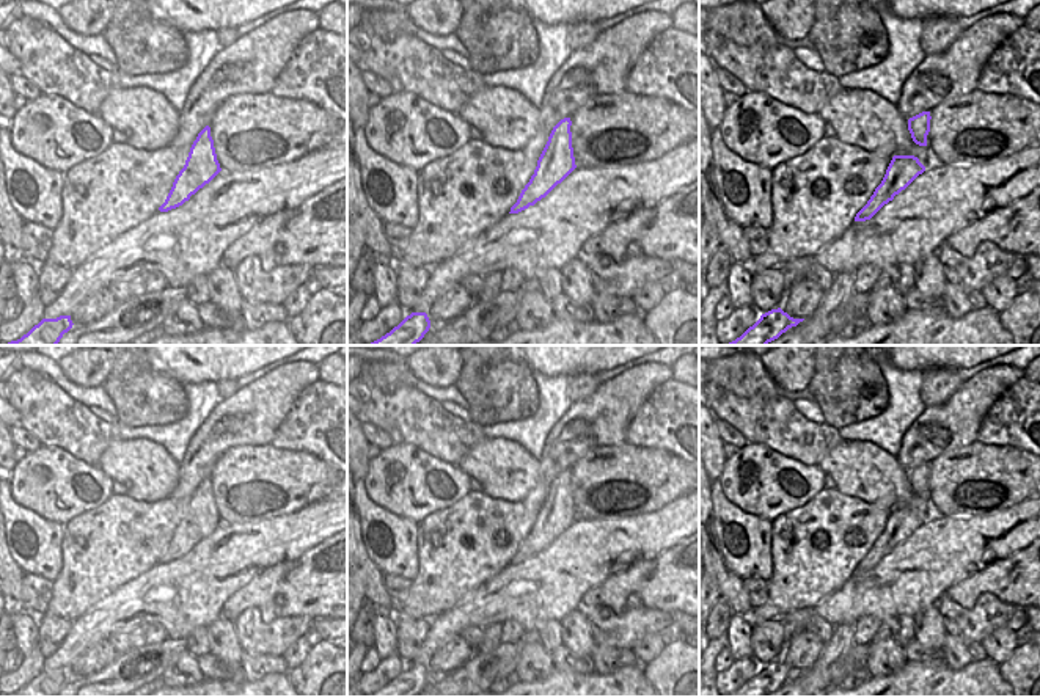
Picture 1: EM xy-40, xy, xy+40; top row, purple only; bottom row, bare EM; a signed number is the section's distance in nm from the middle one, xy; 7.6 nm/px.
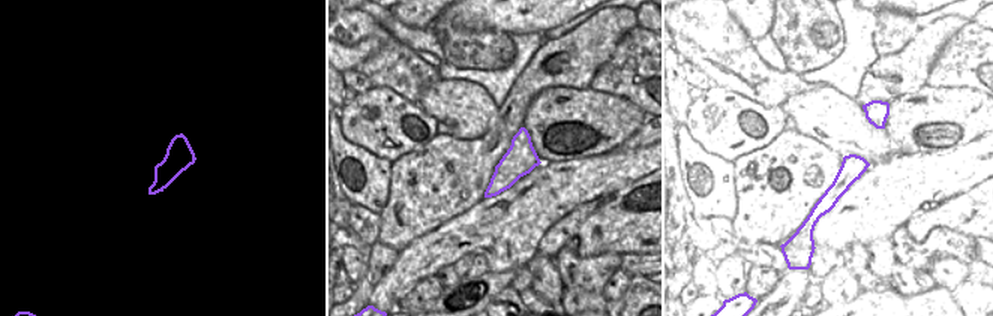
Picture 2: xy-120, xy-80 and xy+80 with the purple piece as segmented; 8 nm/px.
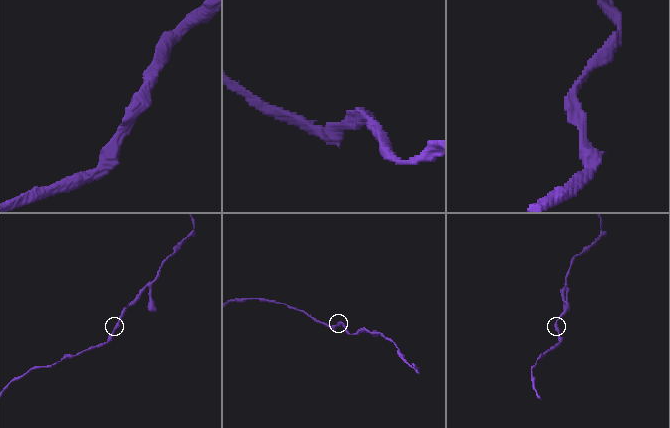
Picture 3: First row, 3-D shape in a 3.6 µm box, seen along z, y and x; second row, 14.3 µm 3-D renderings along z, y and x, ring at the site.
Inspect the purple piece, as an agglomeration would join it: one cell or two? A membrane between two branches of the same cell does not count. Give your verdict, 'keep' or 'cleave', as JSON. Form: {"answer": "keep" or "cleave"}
{"answer": "keep"}

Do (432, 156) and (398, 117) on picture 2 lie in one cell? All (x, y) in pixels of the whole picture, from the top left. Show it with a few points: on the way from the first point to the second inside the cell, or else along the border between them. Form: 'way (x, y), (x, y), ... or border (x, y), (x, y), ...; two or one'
border (437, 134), (425, 144), (392, 162); two

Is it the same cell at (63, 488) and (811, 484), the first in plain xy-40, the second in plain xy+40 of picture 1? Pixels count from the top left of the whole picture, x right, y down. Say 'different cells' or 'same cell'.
same cell

